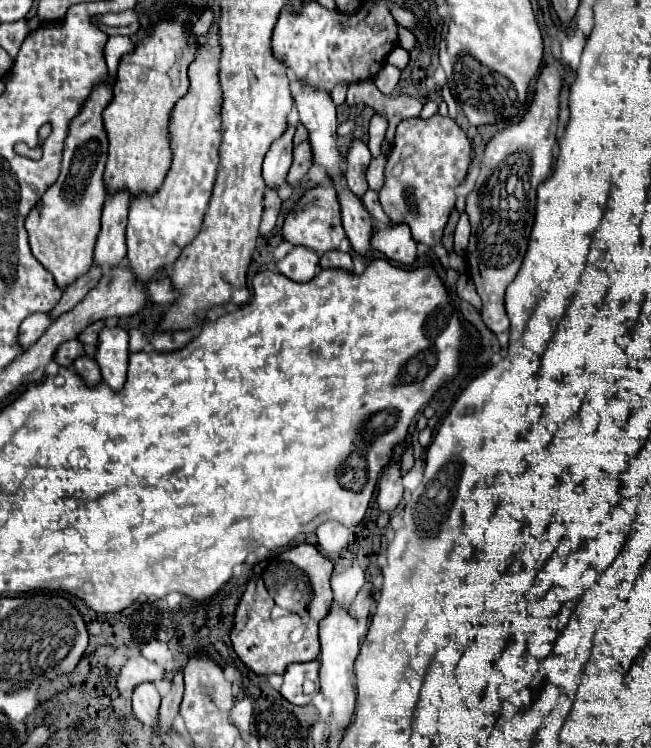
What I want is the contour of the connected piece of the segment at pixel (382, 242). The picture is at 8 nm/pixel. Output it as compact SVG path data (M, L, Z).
M393 224L385 230L373 230L371 246L399 264L415 262L415 242L411 238L409 226L405 224Z

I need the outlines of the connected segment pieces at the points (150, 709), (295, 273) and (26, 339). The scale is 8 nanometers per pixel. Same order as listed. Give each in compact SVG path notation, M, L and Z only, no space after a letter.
M145 682L133 690L133 712L145 724L147 732L155 730L155 714L159 708L159 692L153 682Z
M295 246L283 260L277 262L281 274L295 282L309 282L317 274L319 254L315 250L305 250L305 246Z
M33 314L25 318L19 328L19 336L17 336L21 350L27 350L29 346L33 346L41 338L41 334L49 328L49 324L51 320L47 318L47 314Z

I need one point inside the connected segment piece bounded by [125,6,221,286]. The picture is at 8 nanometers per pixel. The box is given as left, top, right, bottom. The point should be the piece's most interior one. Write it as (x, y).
(161, 225)

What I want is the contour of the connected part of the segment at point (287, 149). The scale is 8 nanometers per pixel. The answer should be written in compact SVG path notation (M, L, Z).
M289 126L287 132L269 148L265 162L263 162L263 178L267 190L281 190L287 188L287 174L293 162L293 132L295 126Z

